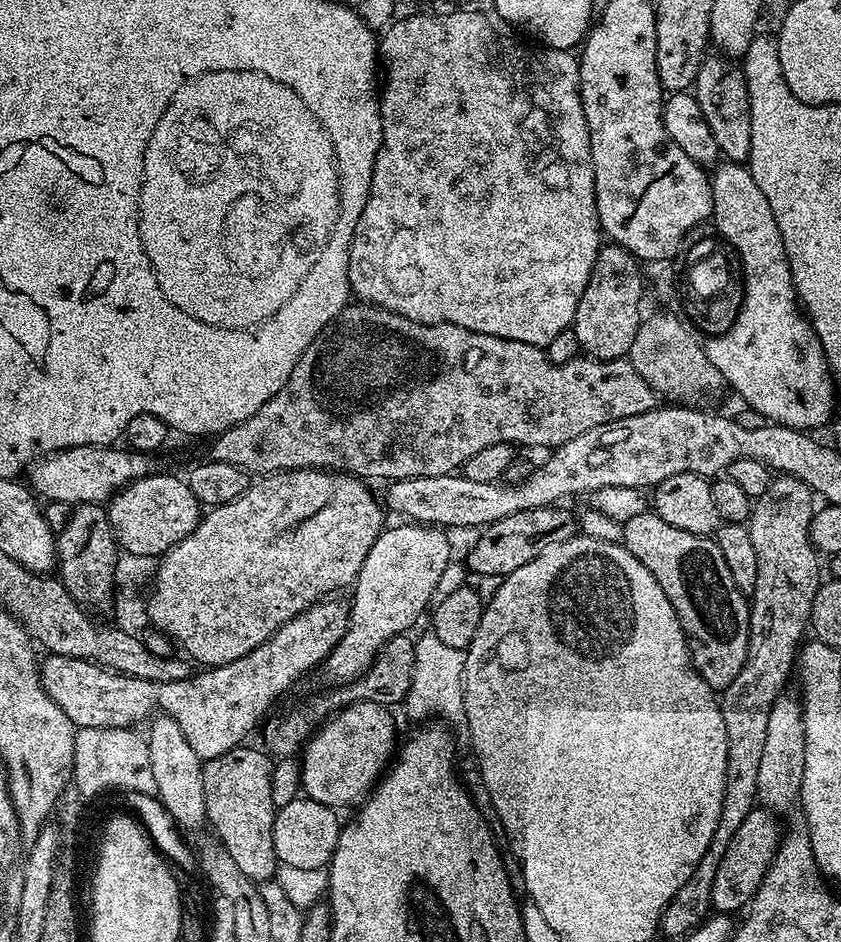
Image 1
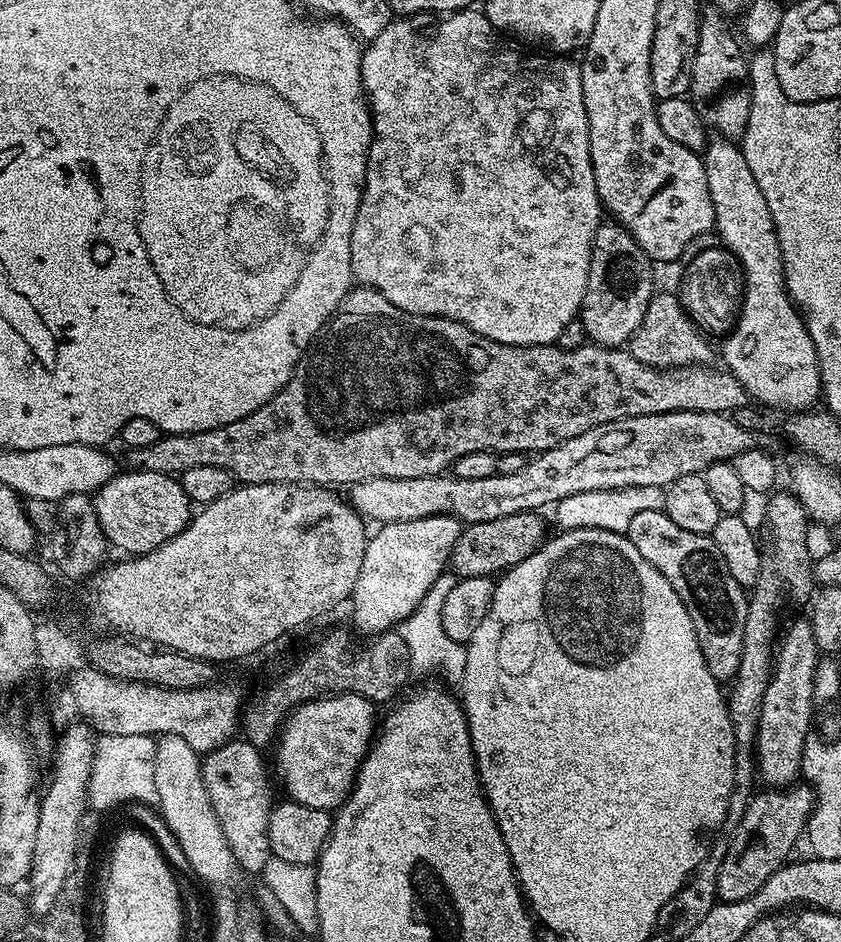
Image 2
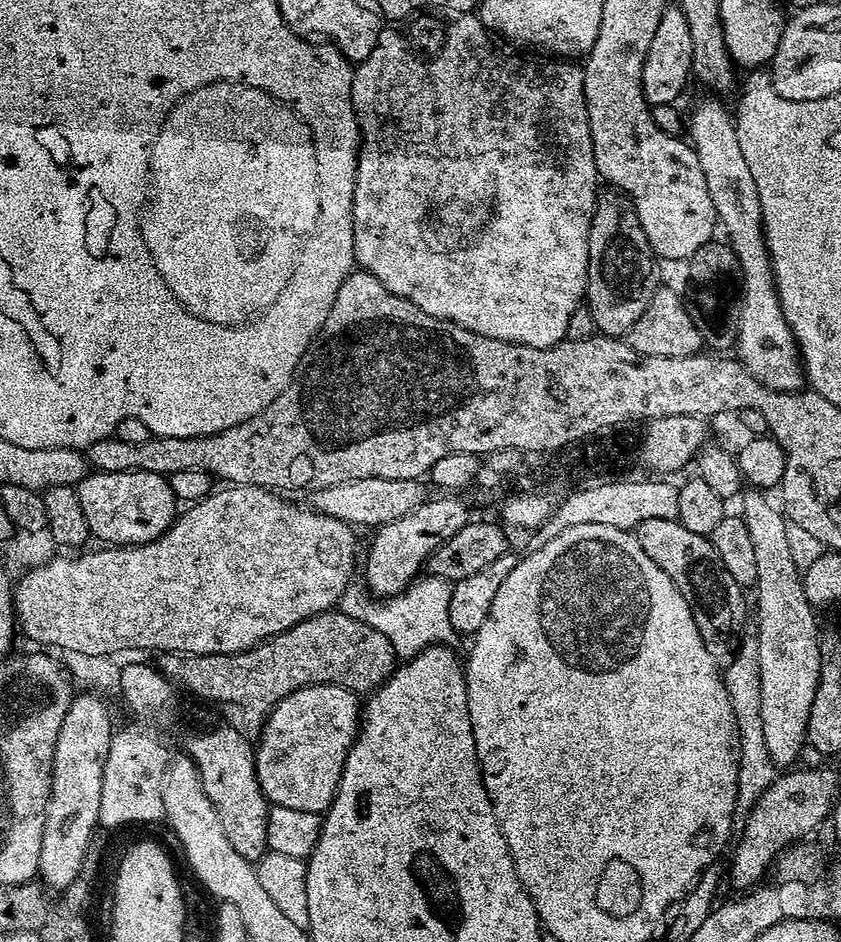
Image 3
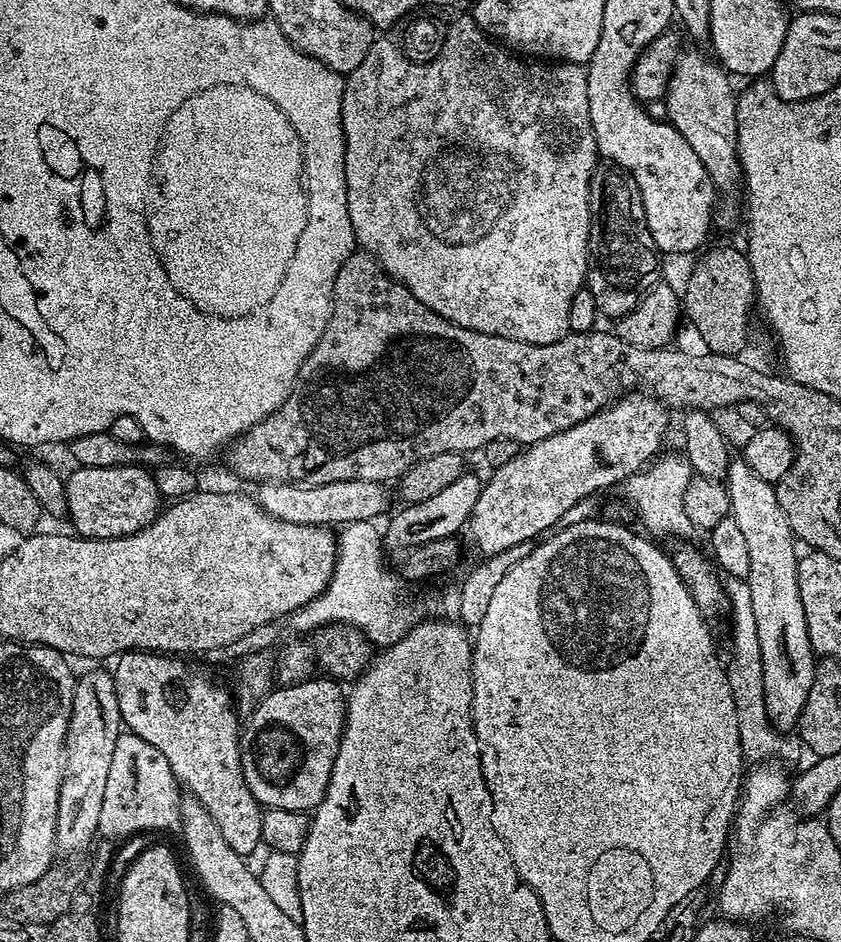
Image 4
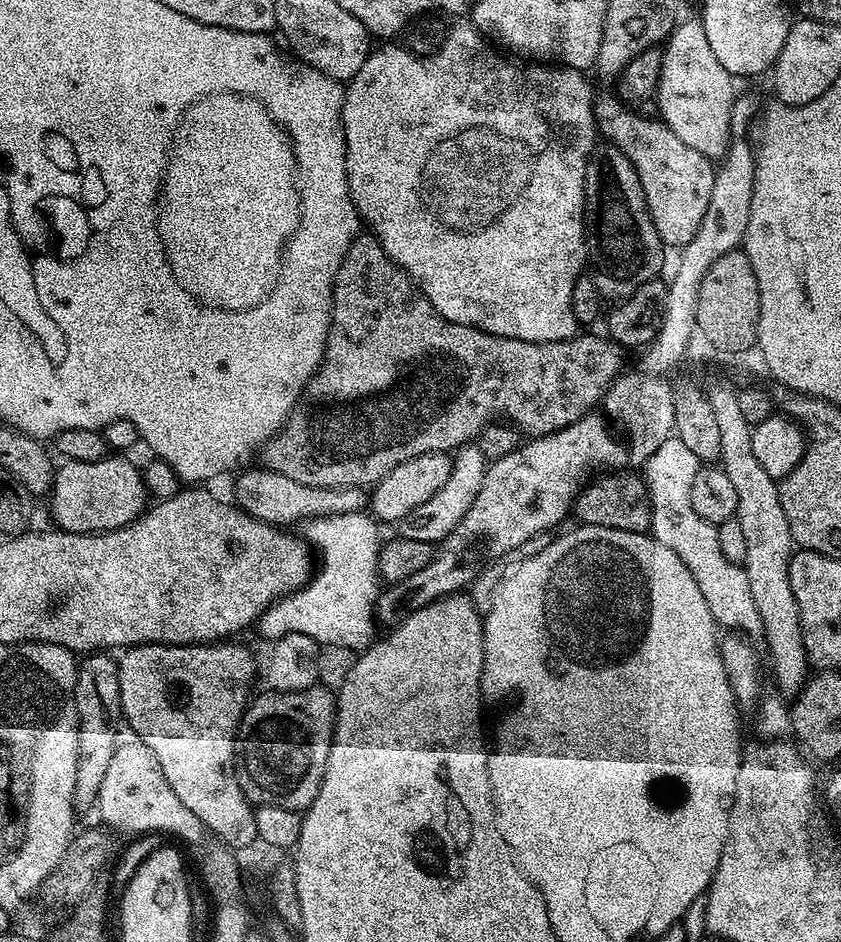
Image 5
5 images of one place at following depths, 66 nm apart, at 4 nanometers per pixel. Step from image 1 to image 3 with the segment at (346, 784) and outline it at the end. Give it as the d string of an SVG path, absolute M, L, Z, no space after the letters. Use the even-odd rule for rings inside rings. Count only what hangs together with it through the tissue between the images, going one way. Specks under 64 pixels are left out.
M311 684L305 688L294 690L294 694L290 694L286 698L282 698L282 702L278 702L278 706L274 706L274 710L269 714L268 719L264 722L264 729L260 731L259 740L254 744L254 755L256 757L256 777L258 778L258 786L262 790L262 794L272 806L290 806L290 810L310 810L311 812L319 812L321 814L327 812L331 806L333 798L336 796L336 787L340 781L340 775L344 769L346 758L352 749L352 743L356 740L356 733L360 731L360 722L362 719L362 704L357 693L346 690L342 686L334 686L333 684Z

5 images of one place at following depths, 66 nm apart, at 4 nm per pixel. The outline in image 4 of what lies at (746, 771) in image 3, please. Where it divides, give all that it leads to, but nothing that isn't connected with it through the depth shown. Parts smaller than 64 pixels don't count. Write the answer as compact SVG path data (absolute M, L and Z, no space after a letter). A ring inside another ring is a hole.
M729 579L726 584L732 620L732 665L726 671L730 690L734 694L734 710L738 711L739 740L745 761L750 764L765 763L780 748L780 738L775 724L769 718L764 697L762 676L762 642L758 642L758 622L754 618L754 606L750 602L750 586L747 580Z

